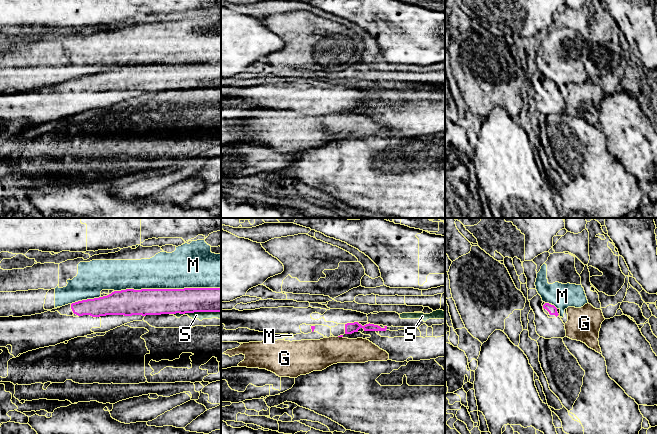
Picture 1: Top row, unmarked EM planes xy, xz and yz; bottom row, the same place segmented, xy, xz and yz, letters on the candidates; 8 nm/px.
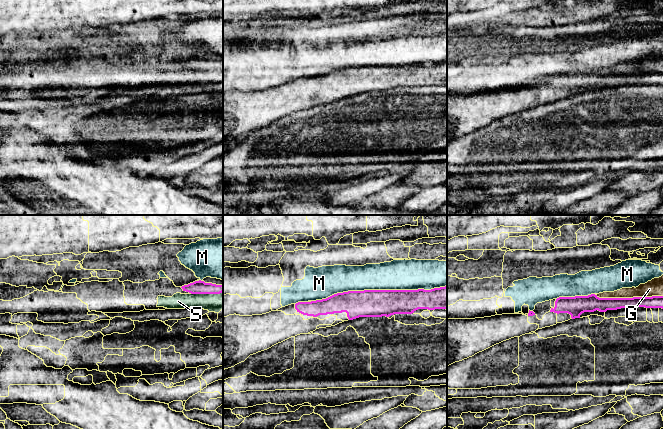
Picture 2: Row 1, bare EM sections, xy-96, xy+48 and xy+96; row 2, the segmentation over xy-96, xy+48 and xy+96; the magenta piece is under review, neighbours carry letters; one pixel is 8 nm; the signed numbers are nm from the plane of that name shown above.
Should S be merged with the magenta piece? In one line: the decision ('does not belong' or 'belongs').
does not belong

